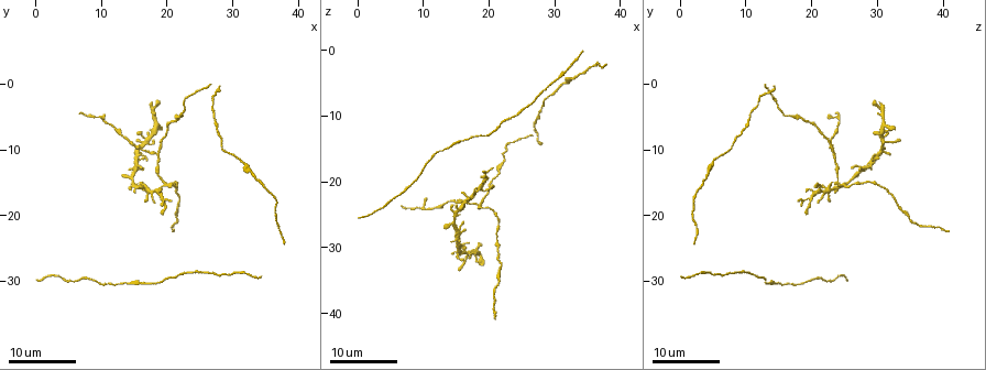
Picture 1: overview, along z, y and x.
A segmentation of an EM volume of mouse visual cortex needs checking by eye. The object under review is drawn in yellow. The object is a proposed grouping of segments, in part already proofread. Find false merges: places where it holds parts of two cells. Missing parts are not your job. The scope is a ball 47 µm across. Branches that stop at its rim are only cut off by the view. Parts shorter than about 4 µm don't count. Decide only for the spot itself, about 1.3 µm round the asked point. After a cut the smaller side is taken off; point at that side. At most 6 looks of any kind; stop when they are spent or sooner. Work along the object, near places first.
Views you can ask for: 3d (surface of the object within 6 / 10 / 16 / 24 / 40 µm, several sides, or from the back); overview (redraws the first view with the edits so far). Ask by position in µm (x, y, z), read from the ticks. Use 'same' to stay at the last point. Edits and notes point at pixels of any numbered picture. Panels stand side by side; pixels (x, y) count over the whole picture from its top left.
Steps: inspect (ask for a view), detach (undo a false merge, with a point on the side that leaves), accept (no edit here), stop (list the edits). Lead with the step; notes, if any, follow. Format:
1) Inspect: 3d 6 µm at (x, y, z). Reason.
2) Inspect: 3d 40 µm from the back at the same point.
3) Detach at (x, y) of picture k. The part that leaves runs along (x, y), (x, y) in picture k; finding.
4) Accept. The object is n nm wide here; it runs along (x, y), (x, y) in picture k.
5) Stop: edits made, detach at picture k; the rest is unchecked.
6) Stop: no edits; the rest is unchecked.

Inspect: 3d 16 µm at (19.5, 17.5, 20.0).

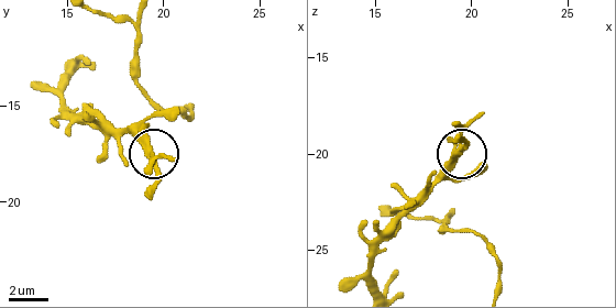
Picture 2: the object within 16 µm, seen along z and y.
Inspect: 3d 6 µm at (19.3, 17.4, 19.9).

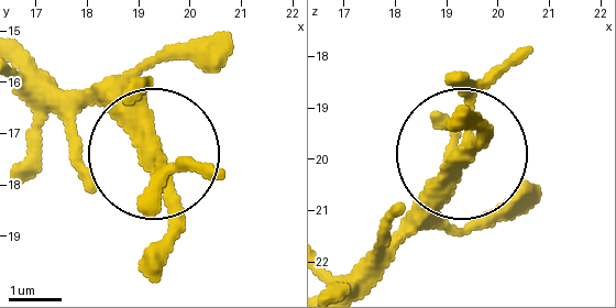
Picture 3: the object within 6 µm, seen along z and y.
Accept. One cell here.

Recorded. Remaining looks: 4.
Inspect: 3d 24 µm at (19.0, 11.0, 23.5). Two arms in line, one across.

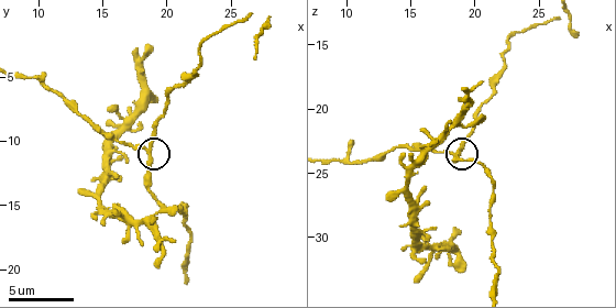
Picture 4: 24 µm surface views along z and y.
Inspect: 3d 6 µm at the same point.

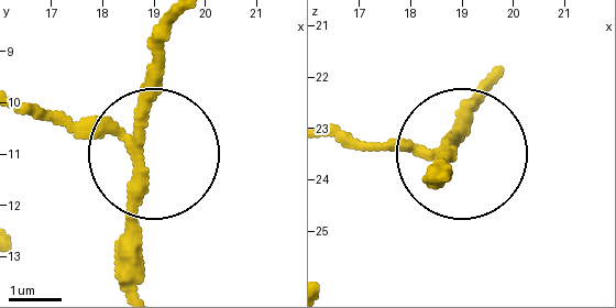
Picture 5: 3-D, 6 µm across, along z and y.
Detach at (62, 118) of picture 5. The part that leaves runs along (133, 147), (19, 112) in picture 5; two cells meet here.

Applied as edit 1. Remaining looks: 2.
Stop: edits made, detach at picture 5; the rest is unchecked.

